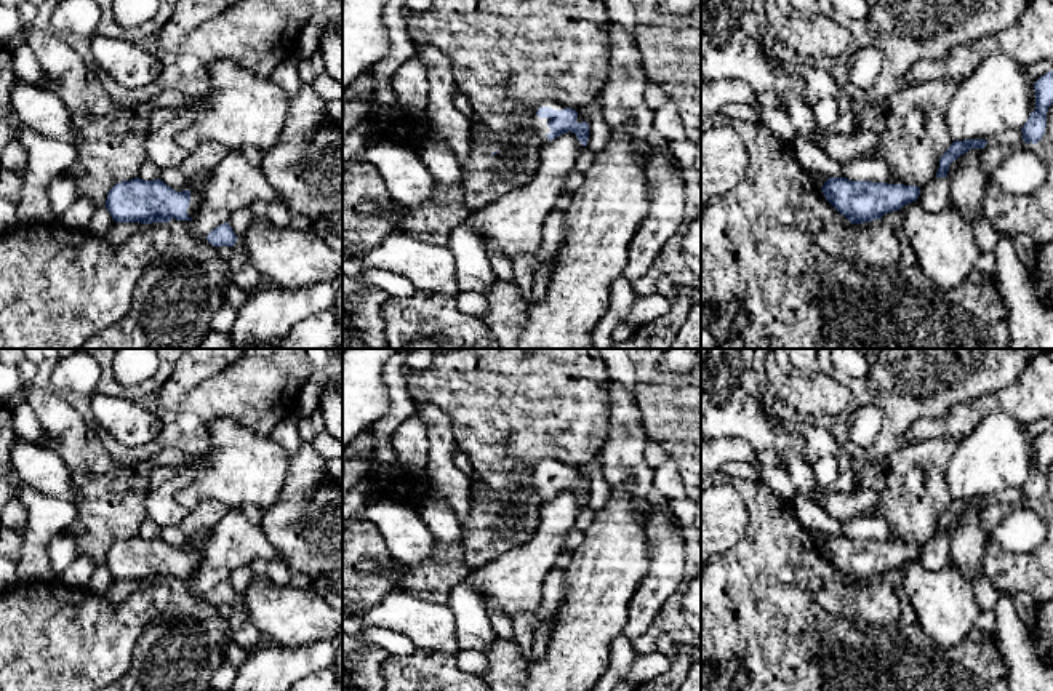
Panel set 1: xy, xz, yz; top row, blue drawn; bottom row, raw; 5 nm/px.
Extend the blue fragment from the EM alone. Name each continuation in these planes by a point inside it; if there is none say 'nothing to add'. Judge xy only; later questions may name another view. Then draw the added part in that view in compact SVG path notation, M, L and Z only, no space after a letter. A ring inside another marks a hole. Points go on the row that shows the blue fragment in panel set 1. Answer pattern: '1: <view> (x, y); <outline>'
1: xy (196, 199); M190 189L190 203L187 208L189 218L194 218L197 214L200 202L202 202L200 192L197 189Z

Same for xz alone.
1: xz (538, 128); M546 99L543 102L538 104L538 107L533 112L533 117L530 120L530 128L528 128L528 136L531 141L533 147L543 146L544 142L549 142L547 134L551 133L551 128L547 126L551 118L539 118L536 115L539 107L551 107L554 110L563 110L567 109L567 106L552 101L552 99Z

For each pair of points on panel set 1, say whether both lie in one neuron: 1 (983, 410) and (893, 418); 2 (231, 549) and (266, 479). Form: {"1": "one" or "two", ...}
{"1": "two", "2": "two"}

